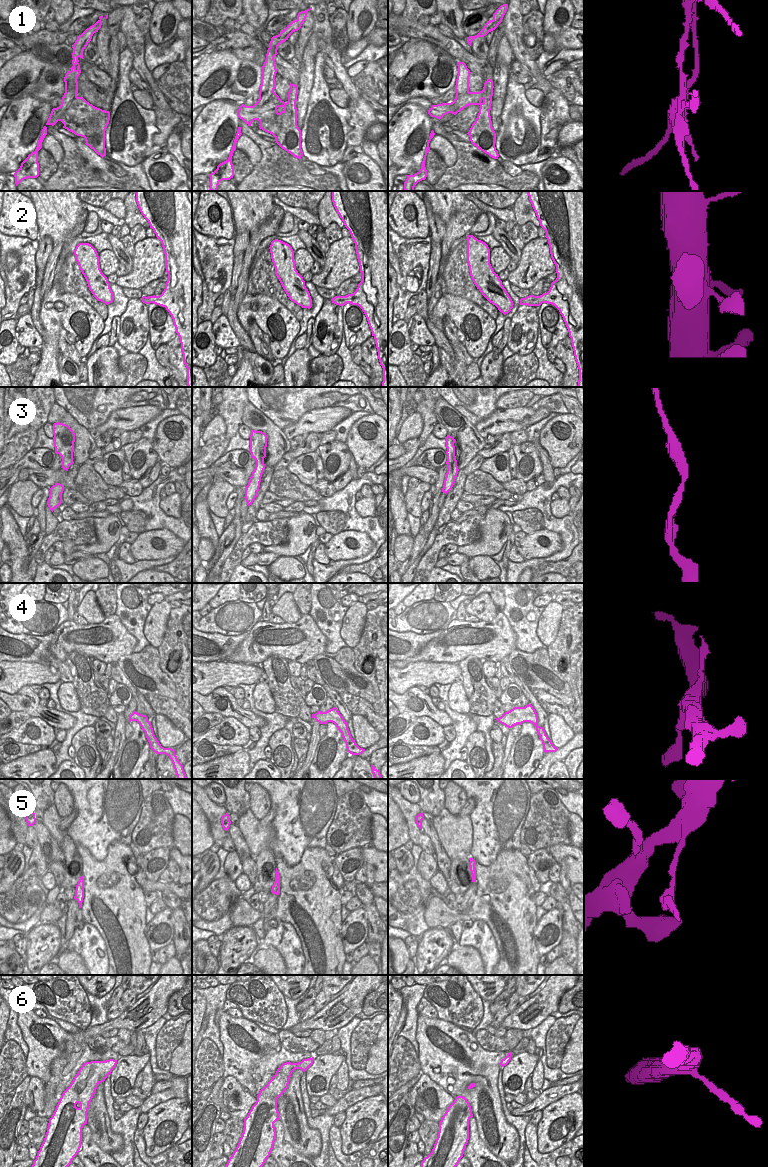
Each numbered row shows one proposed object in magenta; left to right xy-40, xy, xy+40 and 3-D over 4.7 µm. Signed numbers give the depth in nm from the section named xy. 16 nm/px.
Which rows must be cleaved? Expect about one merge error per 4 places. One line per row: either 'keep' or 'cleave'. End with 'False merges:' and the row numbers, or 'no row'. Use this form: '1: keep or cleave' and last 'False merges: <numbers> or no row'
1: cleave
2: keep
3: keep
4: keep
5: cleave
6: keep
False merges: 1, 5

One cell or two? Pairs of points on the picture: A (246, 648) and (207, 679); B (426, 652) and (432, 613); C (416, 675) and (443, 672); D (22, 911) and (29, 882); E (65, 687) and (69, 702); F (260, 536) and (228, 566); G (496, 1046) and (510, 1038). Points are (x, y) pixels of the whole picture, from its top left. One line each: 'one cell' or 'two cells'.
A: two cells
B: two cells
C: one cell
D: one cell
E: one cell
F: one cell
G: two cells

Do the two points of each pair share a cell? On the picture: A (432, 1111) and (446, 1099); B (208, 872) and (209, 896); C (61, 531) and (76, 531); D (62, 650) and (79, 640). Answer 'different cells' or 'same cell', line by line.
A: same cell
B: different cells
C: same cell
D: same cell

